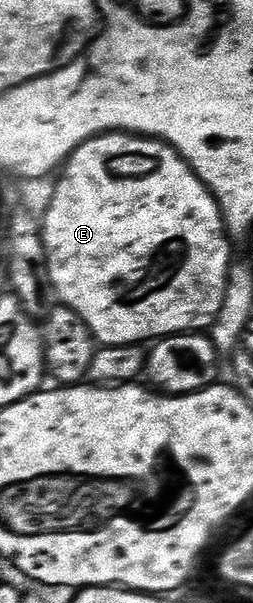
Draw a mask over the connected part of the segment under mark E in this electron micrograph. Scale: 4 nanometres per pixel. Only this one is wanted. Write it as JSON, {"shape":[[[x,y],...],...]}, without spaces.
{"shape":[[[97,135],[95,139],[88,140],[70,154],[70,158],[61,168],[60,175],[63,175],[63,179],[57,180],[51,207],[41,220],[42,239],[49,259],[50,287],[62,298],[59,300],[65,306],[71,307],[86,322],[95,340],[108,347],[133,343],[146,345],[151,341],[164,339],[167,335],[182,335],[186,331],[202,333],[213,328],[224,305],[226,286],[229,283],[232,266],[229,243],[231,240],[228,238],[226,225],[222,222],[222,210],[218,208],[213,193],[199,181],[196,172],[178,154],[176,148],[160,139],[148,139],[141,135]]]}

